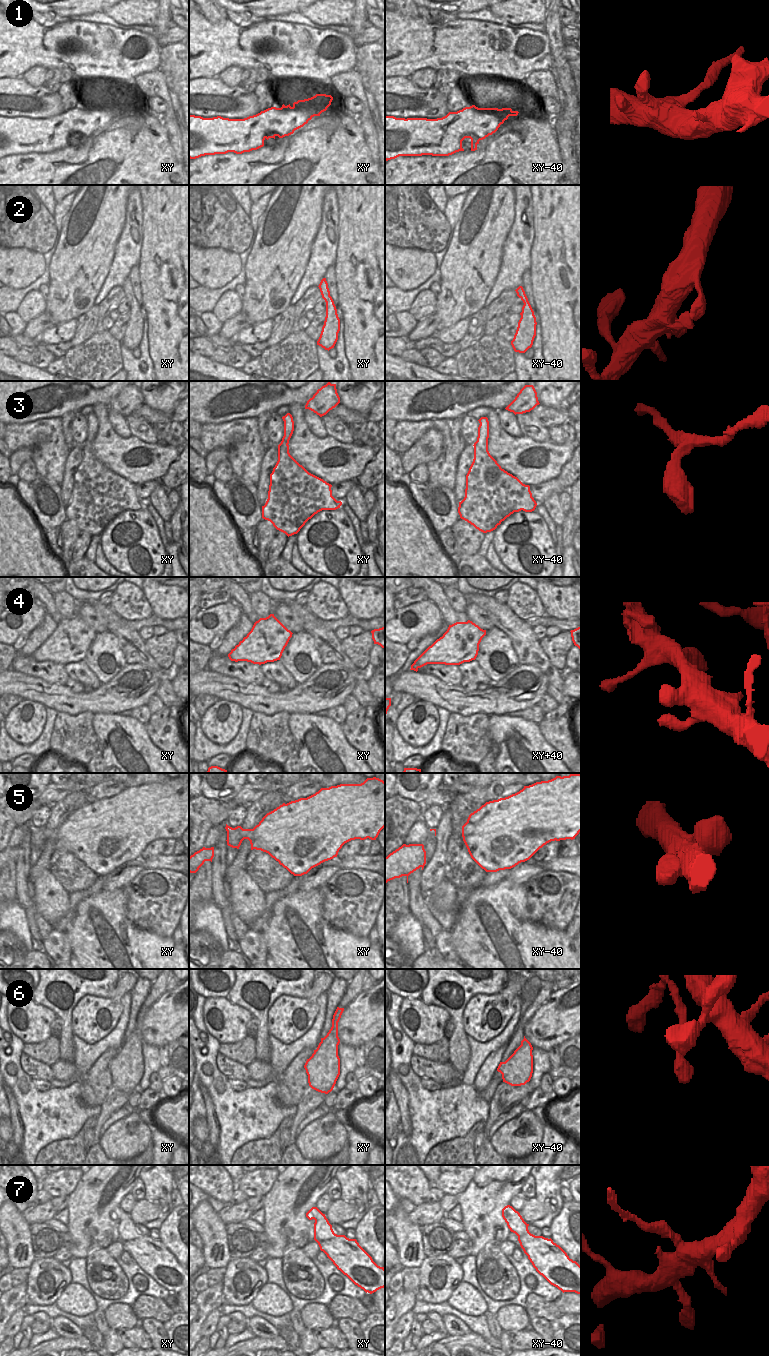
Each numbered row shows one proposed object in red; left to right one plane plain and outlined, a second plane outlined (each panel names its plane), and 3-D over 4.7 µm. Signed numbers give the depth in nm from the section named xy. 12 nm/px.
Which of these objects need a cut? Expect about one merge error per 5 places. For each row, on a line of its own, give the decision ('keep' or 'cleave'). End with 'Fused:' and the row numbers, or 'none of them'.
1: cleave
2: keep
3: keep
4: keep
5: keep
6: keep
7: cleave
Fused: 1, 7

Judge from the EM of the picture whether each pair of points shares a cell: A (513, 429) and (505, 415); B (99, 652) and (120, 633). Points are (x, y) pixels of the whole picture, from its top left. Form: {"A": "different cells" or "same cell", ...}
{"A": "same cell", "B": "different cells"}

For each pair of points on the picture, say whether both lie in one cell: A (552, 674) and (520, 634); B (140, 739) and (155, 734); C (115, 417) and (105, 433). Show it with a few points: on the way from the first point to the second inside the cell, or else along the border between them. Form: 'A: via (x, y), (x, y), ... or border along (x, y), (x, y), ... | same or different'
A: via (544, 665), (525, 644) | same
B: border along (145, 725), (150, 740) | different
C: border along (108, 409), (111, 427), (120, 436), (128, 438) | different

